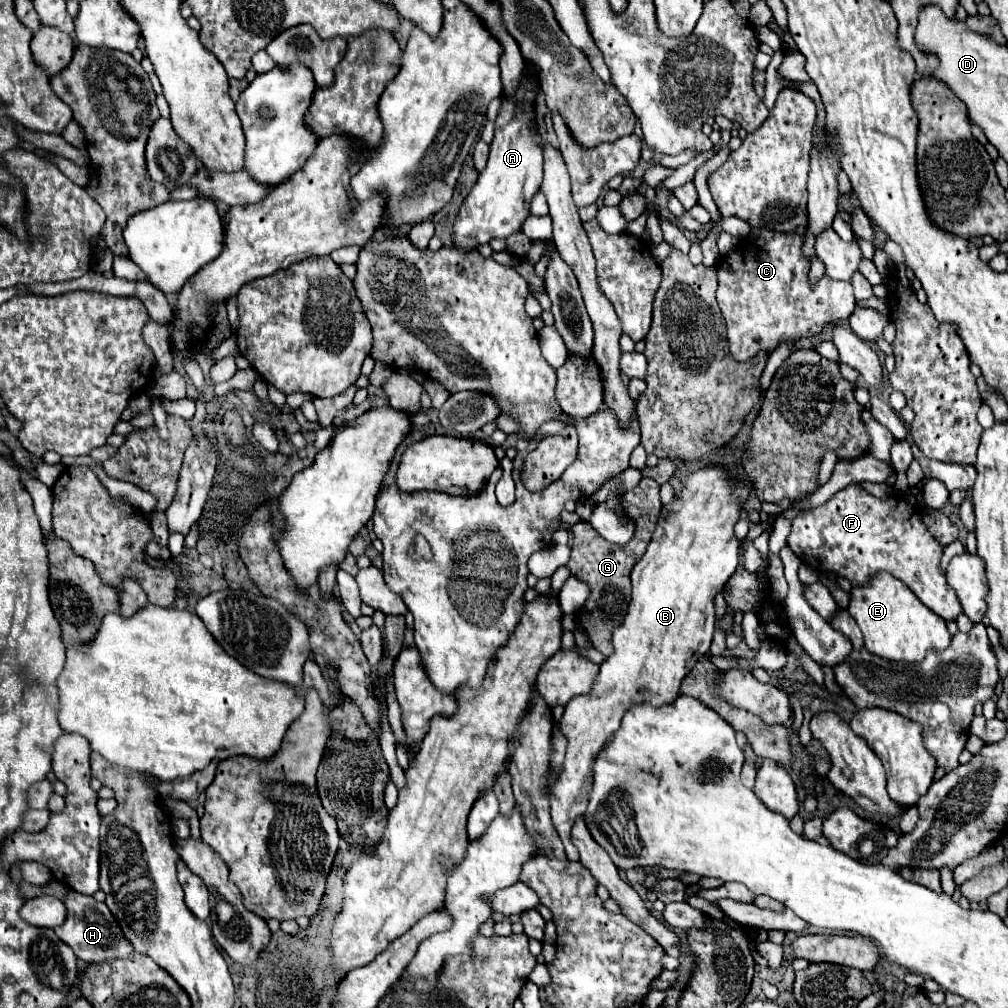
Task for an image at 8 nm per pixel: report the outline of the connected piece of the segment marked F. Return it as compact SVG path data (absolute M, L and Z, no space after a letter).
M852 483L822 507L798 513L792 519L788 547L816 571L846 577L854 587L864 585L876 571L888 571L904 581L944 621L956 621L962 613L956 591L946 583L944 571L940 569L942 547L926 533L918 509L902 505L902 497L898 495L882 501L866 493L862 485Z

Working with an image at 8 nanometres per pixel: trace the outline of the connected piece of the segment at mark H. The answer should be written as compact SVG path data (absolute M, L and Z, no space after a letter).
M68 891L66 897L62 897L62 903L66 905L66 921L54 929L56 935L76 953L78 959L86 963L102 963L108 959L118 959L124 955L132 955L132 947L128 947L128 941L124 939L120 925L108 911L106 903L98 903L90 895L82 895L78 891Z

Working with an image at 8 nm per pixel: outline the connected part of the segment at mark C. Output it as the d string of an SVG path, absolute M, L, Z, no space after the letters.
M752 227L750 235L744 241L740 239L736 249L730 251L728 255L722 255L714 265L718 275L716 301L726 319L730 353L734 355L736 361L748 361L758 351L772 353L784 341L792 341L794 345L798 345L802 339L820 335L828 325L846 323L846 319L852 315L856 307L852 285L848 281L834 281L828 275L824 275L820 281L812 285L808 281L810 265L802 255L802 243L804 235L798 233L782 233L782 231L768 231L764 227L760 229Z

